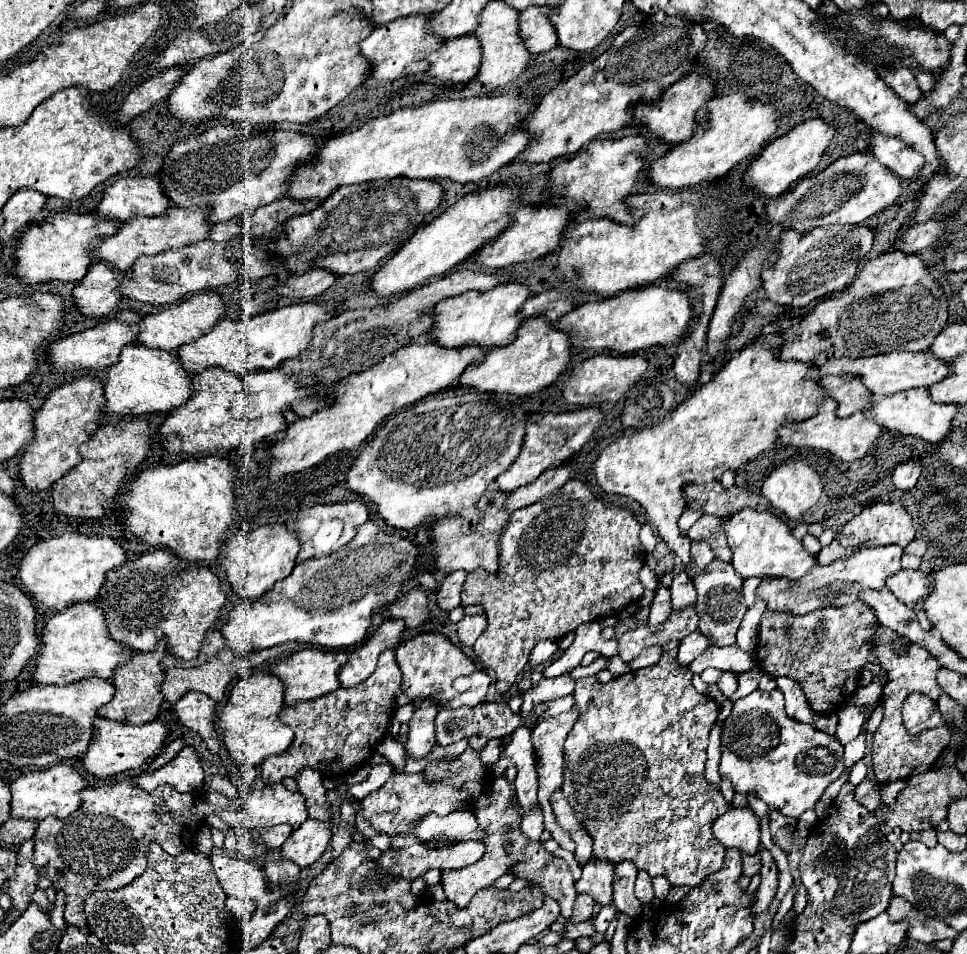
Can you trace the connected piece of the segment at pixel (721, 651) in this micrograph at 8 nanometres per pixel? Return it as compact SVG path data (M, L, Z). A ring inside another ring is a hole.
M736 644L728 648L710 646L706 652L702 652L696 660L692 660L690 670L694 674L700 674L706 668L718 668L718 670L732 670L732 672L748 672L754 664L754 654L740 650Z

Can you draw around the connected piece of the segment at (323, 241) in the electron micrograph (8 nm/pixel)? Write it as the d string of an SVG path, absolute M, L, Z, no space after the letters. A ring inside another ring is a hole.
M390 178L390 180L372 180L356 186L340 186L330 194L316 212L308 212L302 216L294 216L276 228L270 238L274 238L274 254L280 254L286 260L286 268L294 274L302 274L312 266L332 270L334 274L356 274L368 272L378 266L380 260L396 252L410 236L416 232L416 226L424 222L424 218L434 212L442 202L444 190L436 180L406 180L406 178Z

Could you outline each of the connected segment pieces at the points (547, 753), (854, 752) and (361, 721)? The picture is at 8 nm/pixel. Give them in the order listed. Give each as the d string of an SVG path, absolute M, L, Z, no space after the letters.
M572 708L570 712L566 714L560 714L556 718L548 718L548 720L542 720L538 722L534 728L532 728L532 744L534 744L534 754L536 754L536 774L538 774L538 804L542 808L542 816L544 816L544 826L546 830L552 832L554 840L560 842L562 848L570 848L574 850L574 842L568 838L568 832L562 830L560 826L556 826L556 816L552 812L552 806L550 806L550 796L552 792L560 790L562 788L562 766L564 766L564 740L566 740L566 734L570 732L570 728L574 726L574 722L578 720L578 710Z
M866 724L862 726L862 732L858 734L858 738L844 746L844 764L846 764L846 768L850 768L860 758L864 758L864 752L866 752Z
M382 652L374 676L366 684L354 688L338 688L330 696L308 700L308 704L284 706L280 720L294 730L294 744L282 756L262 762L262 780L278 784L284 778L298 778L304 768L318 770L324 778L350 778L372 754L388 732L388 724L396 708L396 690L400 688L400 672L392 652Z

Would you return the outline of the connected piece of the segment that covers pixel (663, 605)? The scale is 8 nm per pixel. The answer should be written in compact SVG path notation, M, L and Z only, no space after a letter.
M660 586L656 590L656 598L650 606L650 616L648 616L646 624L650 630L656 630L660 624L664 624L668 620L668 616L670 616L670 590Z

